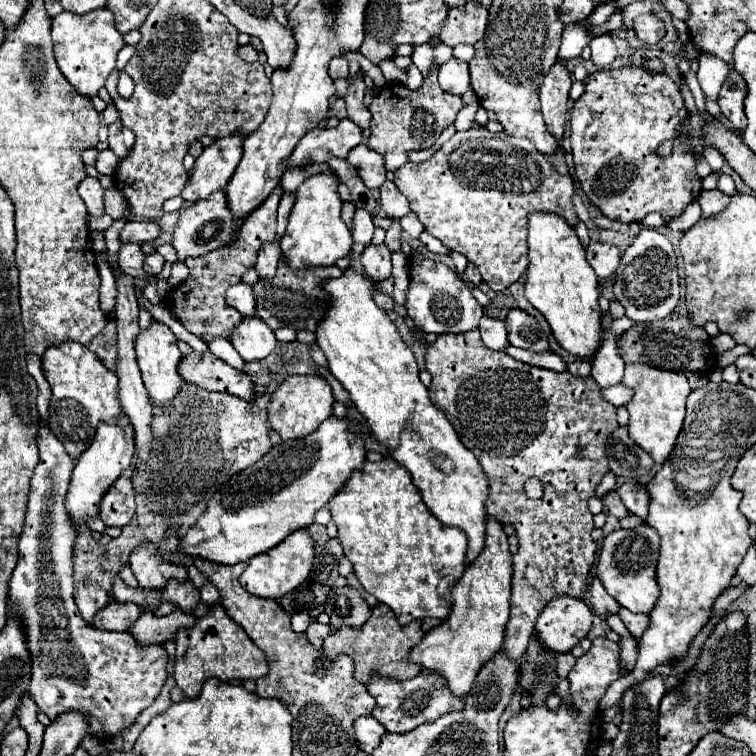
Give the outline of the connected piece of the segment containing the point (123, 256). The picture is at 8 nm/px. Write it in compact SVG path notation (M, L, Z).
M126 244L120 248L118 266L122 272L136 276L136 278L146 278L144 270L142 270L142 262L144 262L144 254L138 244Z

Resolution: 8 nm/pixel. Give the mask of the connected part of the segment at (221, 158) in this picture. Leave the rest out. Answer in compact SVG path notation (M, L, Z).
M240 134L218 138L210 146L204 146L202 154L194 162L194 168L188 172L188 182L180 196L186 202L198 202L202 198L208 198L212 192L226 190L240 162L240 156L242 156Z

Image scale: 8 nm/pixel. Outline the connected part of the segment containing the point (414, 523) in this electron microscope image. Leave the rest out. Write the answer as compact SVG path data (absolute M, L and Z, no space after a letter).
M384 458L378 464L366 462L362 470L354 470L346 480L342 490L330 498L328 510L338 526L338 540L344 548L346 558L354 566L364 590L376 596L378 602L390 606L398 618L398 624L408 624L418 618L446 618L450 608L450 590L464 574L466 564L466 534L460 528L444 526L438 518L430 514L422 502L420 492L412 484L410 472L392 458Z

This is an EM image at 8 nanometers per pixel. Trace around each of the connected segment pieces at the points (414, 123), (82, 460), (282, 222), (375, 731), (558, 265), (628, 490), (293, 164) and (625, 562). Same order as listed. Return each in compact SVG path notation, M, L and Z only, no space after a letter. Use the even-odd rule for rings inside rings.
M438 66L432 68L432 74L424 80L418 90L408 90L406 86L386 86L380 88L376 98L370 104L372 124L370 124L370 138L368 148L384 156L386 170L398 170L408 162L410 150L428 150L440 132L454 124L456 114L462 110L462 98L446 94L436 80Z
M122 414L116 424L100 422L92 444L86 448L86 452L76 462L70 490L68 490L66 508L70 510L70 516L78 524L84 524L86 518L98 516L98 506L100 506L102 494L114 484L114 480L118 476L122 476L132 466L132 460L134 460L134 428L132 428L128 416Z
M286 192L286 194L282 196L280 206L278 206L278 226L276 226L278 238L282 238L284 232L286 232L286 224L288 224L288 216L290 216L292 204L294 204L294 194L292 194L292 192Z
M372 716L358 718L358 722L354 724L354 730L356 730L360 750L366 754L372 754L374 746L378 746L382 736L386 734L386 728L382 724L378 724L376 718L372 718Z
M532 214L528 218L530 266L526 276L526 300L546 318L556 342L570 354L592 360L602 344L602 312L598 306L598 278L586 262L586 252L566 220L556 214Z
M626 482L618 488L618 494L624 502L624 506L628 508L630 514L640 516L642 520L646 520L648 516L648 504L650 504L650 494L646 490L644 484L636 484L636 482Z
M350 118L340 120L336 128L314 128L298 142L290 156L290 168L300 168L304 162L326 162L330 156L346 158L360 142L362 128Z
M640 524L634 530L614 530L604 538L596 576L602 580L606 592L630 612L650 614L656 606L660 590L656 584L656 562L658 562L658 532L650 526Z

